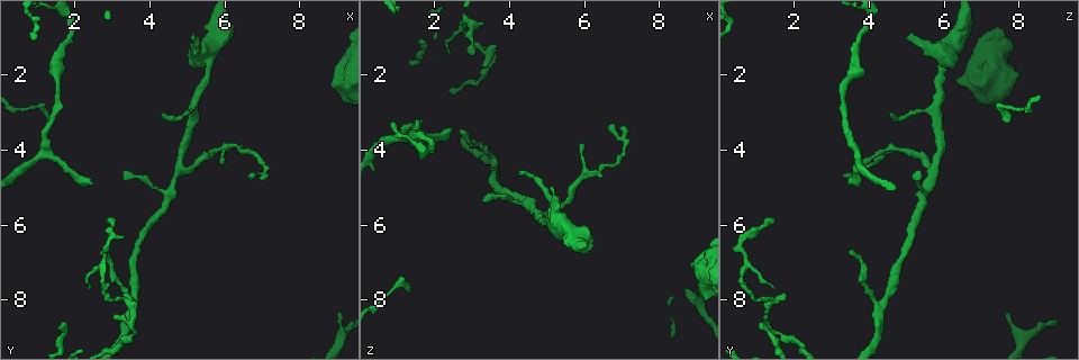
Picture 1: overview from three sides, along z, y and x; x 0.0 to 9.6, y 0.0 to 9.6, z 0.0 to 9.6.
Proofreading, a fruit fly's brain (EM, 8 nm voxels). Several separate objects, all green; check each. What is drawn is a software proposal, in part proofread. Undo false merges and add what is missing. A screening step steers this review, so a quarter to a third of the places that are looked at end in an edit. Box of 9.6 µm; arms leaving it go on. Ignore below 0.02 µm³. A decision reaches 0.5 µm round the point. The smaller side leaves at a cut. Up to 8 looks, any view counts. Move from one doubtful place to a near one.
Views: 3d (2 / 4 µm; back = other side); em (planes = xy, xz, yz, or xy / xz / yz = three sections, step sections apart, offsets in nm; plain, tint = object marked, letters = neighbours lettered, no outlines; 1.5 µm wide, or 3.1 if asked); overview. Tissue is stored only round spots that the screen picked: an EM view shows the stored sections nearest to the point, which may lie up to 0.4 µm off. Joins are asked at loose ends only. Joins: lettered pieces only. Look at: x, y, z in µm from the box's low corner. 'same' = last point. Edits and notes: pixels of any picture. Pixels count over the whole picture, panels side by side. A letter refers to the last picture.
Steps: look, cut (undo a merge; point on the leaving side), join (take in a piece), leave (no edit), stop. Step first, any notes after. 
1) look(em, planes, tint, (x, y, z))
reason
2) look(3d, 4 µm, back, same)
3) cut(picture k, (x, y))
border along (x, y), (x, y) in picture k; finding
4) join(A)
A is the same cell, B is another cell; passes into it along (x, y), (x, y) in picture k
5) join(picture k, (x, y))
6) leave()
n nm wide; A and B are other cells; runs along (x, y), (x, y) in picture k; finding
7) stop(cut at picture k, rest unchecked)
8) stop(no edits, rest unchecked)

look(3d, 2 µm, (2.70, 6.80, 3.50))
an open end

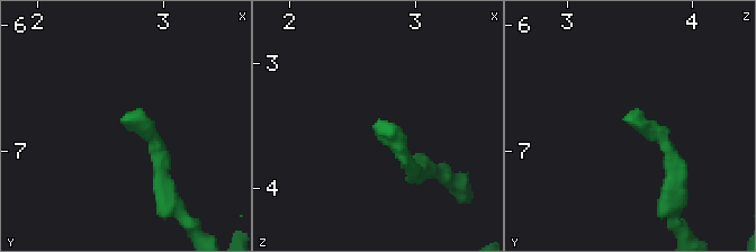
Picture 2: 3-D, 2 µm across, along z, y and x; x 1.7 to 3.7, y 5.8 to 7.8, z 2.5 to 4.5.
look(em, planes, tint, (2.64, 6.78, 3.52))

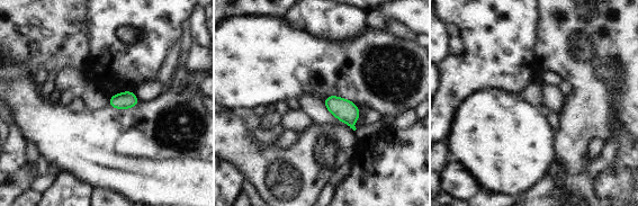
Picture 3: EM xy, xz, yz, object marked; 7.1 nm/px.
look(em, planes, letters, same)

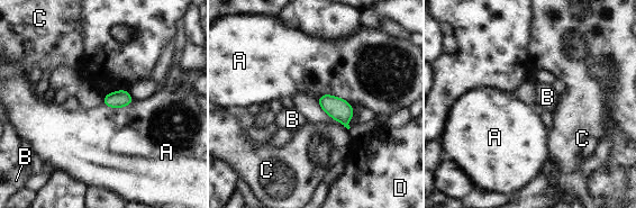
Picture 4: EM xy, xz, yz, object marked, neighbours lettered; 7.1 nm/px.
leave()
120 nm wide; A, B, C and D are other cells; border along (134, 100), (120, 107), (102, 104) in picture 4; none of them fits

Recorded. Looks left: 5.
look(em, planes, plain, (2.50, 4.95, 3.45))
free end

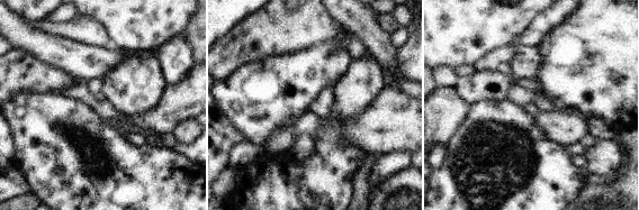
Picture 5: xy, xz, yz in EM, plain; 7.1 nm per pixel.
look(em, planes, letters, same)
what lies round it

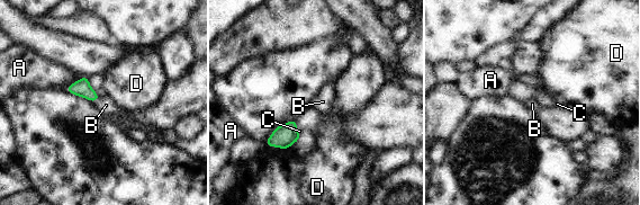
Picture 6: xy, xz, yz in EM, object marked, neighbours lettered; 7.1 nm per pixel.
join(B)
A touches over 150 nm; B is the same cell, A, C and D are other cells; passes into it along (81, 88), (97, 99), (106, 105) in picture 6; it goes on there

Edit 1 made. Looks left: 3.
look(3d, 4 µm, (3.30, 4.50, 5.30))
free end

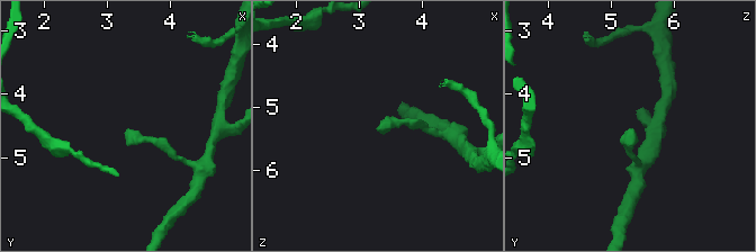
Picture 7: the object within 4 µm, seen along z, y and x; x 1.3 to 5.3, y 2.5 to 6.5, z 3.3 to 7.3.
look(em, planes, letters, (3.35, 4.55, 5.35))
shape alone is not enough

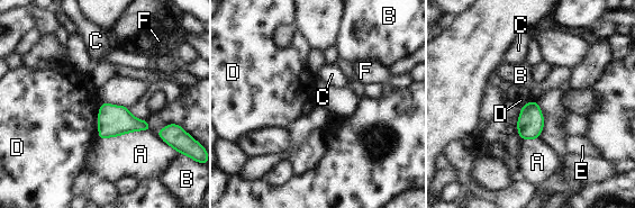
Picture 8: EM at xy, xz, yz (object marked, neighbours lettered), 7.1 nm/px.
leave()
A, B, C, D, E and F are other cells; border along (102, 102), (99, 109), (97, 126) in picture 8; none of them fits

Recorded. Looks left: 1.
stop(join at picture 6, rest unchecked)

